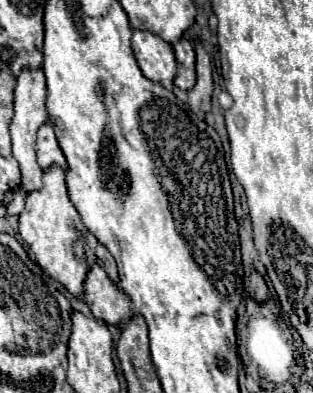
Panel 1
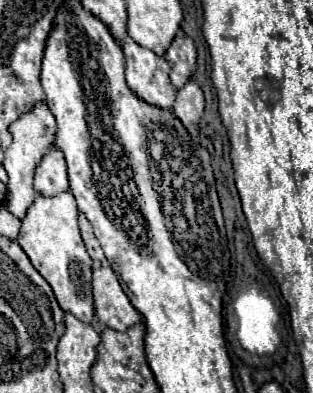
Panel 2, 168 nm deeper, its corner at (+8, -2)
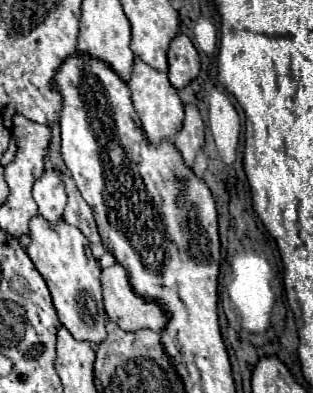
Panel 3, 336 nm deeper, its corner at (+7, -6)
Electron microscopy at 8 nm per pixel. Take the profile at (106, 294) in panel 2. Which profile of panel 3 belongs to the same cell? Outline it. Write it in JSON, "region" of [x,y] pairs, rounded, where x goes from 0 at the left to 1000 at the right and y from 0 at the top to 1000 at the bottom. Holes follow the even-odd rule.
{"region":[[[361,672],[348,682],[329,682],[323,728],[329,728],[329,763],[335,763],[342,804],[361,819],[374,819],[393,840],[419,840],[419,845],[450,840],[450,835],[476,835],[476,840],[495,840],[495,845],[527,840],[534,814],[540,814],[527,784],[495,763],[470,763],[470,758],[431,748],[425,728],[412,723],[412,697],[387,672]]]}

